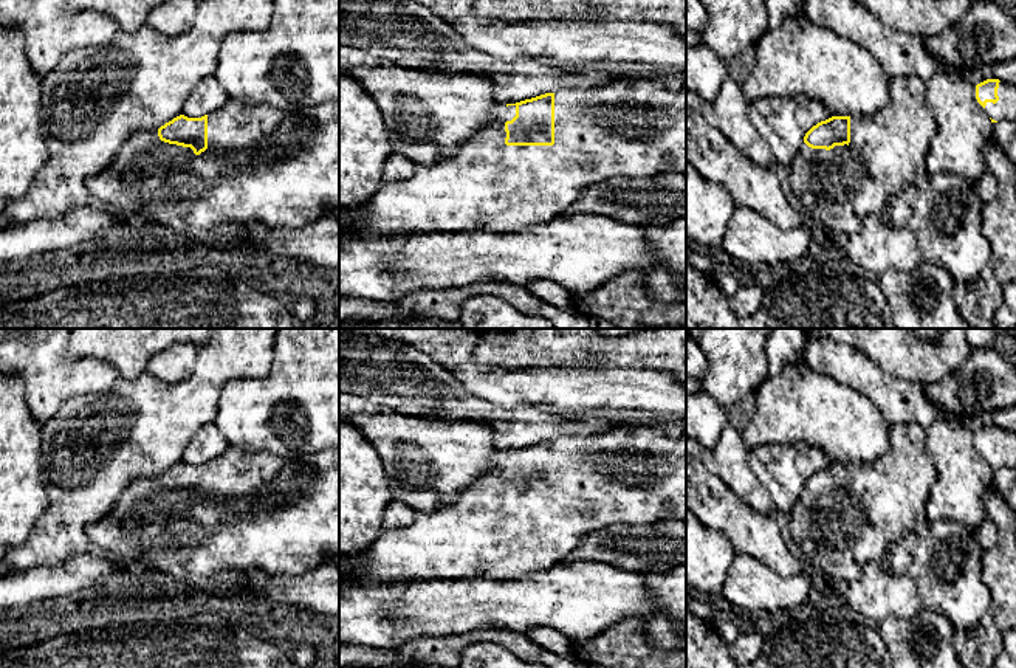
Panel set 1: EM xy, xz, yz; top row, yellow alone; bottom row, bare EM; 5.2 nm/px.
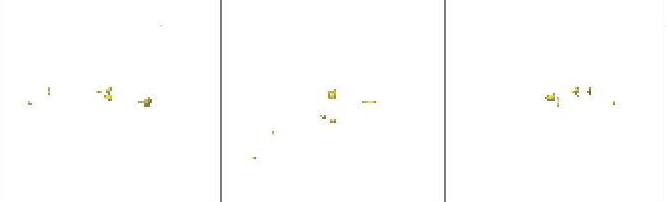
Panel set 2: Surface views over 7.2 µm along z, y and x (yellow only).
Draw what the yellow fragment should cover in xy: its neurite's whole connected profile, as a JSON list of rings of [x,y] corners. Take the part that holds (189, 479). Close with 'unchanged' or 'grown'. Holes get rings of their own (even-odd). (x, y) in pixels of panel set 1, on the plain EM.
[[[229,445],[201,465],[180,462],[158,477],[138,477],[87,533],[94,550],[142,563],[180,580],[200,580],[221,570],[302,575],[322,566],[328,556],[339,569],[339,448],[282,459]]] | grown

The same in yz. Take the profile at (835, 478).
[[[917,420],[891,425],[889,451],[875,462],[832,463],[813,473],[799,496],[801,508],[790,511],[791,539],[810,560],[812,566],[832,578],[852,583],[860,578],[867,563],[889,570],[897,541],[928,521],[926,504],[935,482],[935,467],[926,449],[926,428]]] | grown

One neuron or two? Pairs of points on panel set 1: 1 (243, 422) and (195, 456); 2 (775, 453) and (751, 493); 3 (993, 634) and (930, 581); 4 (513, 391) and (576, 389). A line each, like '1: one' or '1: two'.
1: two
2: two
3: two
4: one

